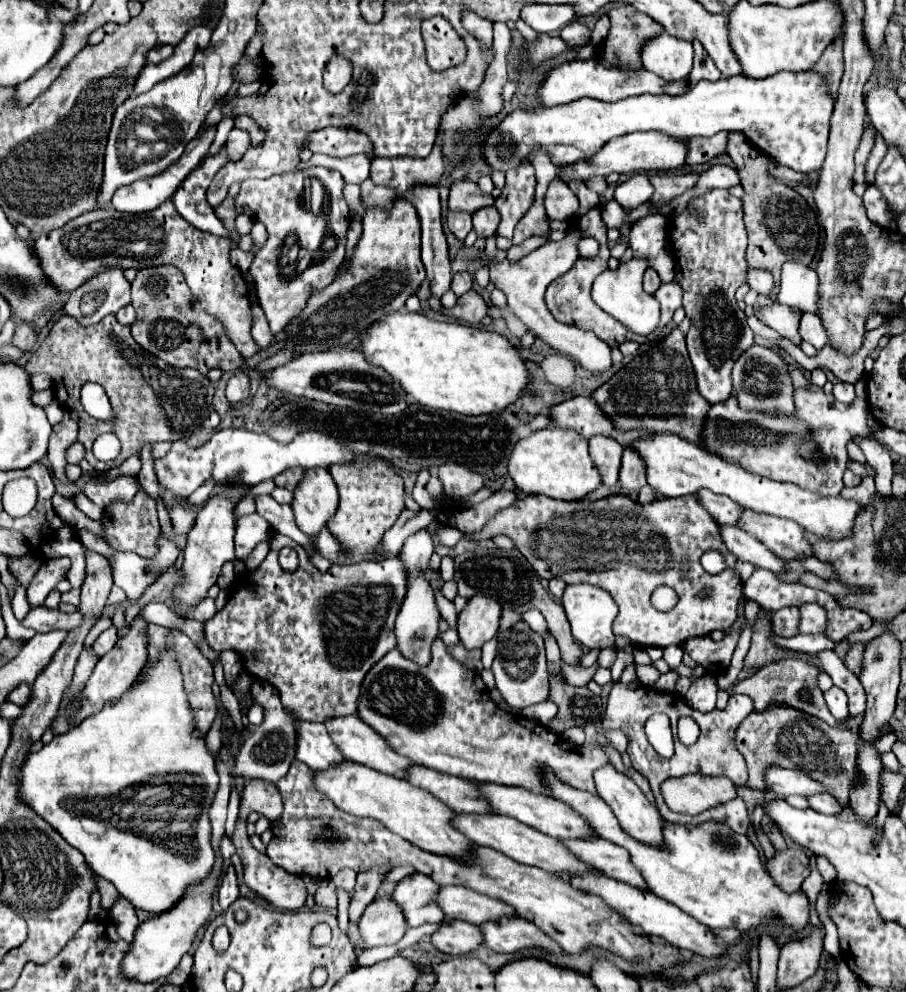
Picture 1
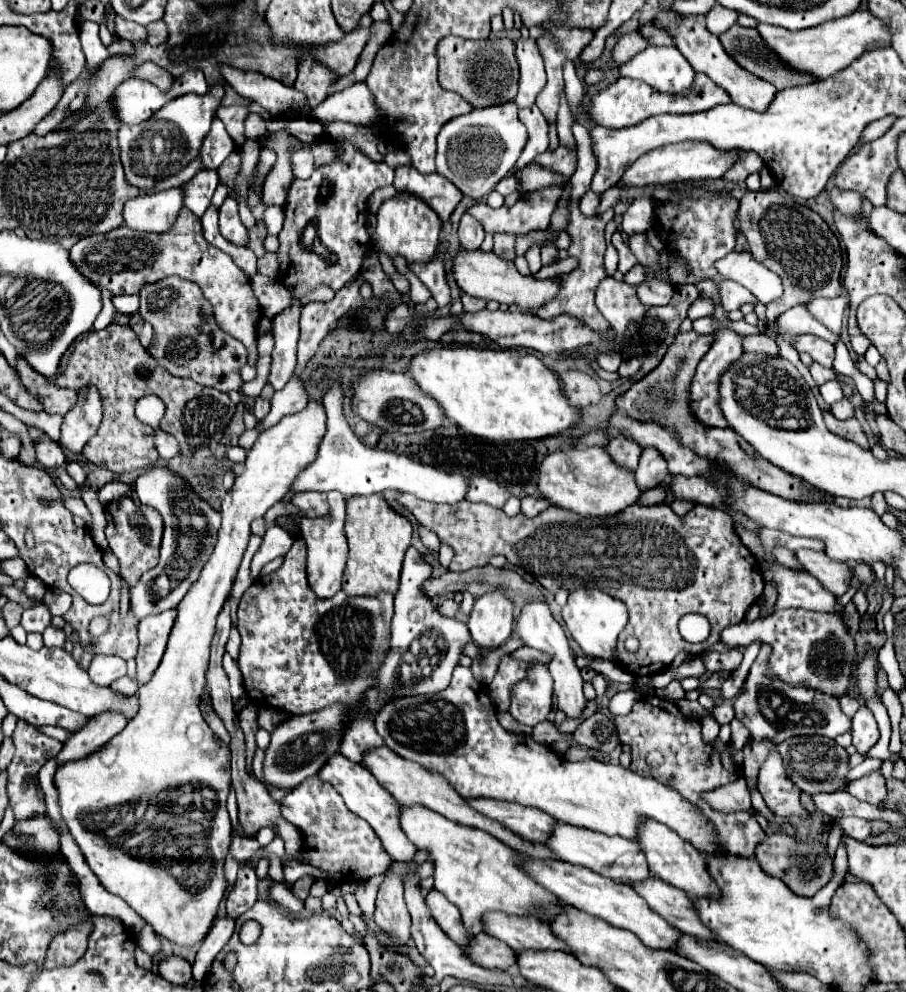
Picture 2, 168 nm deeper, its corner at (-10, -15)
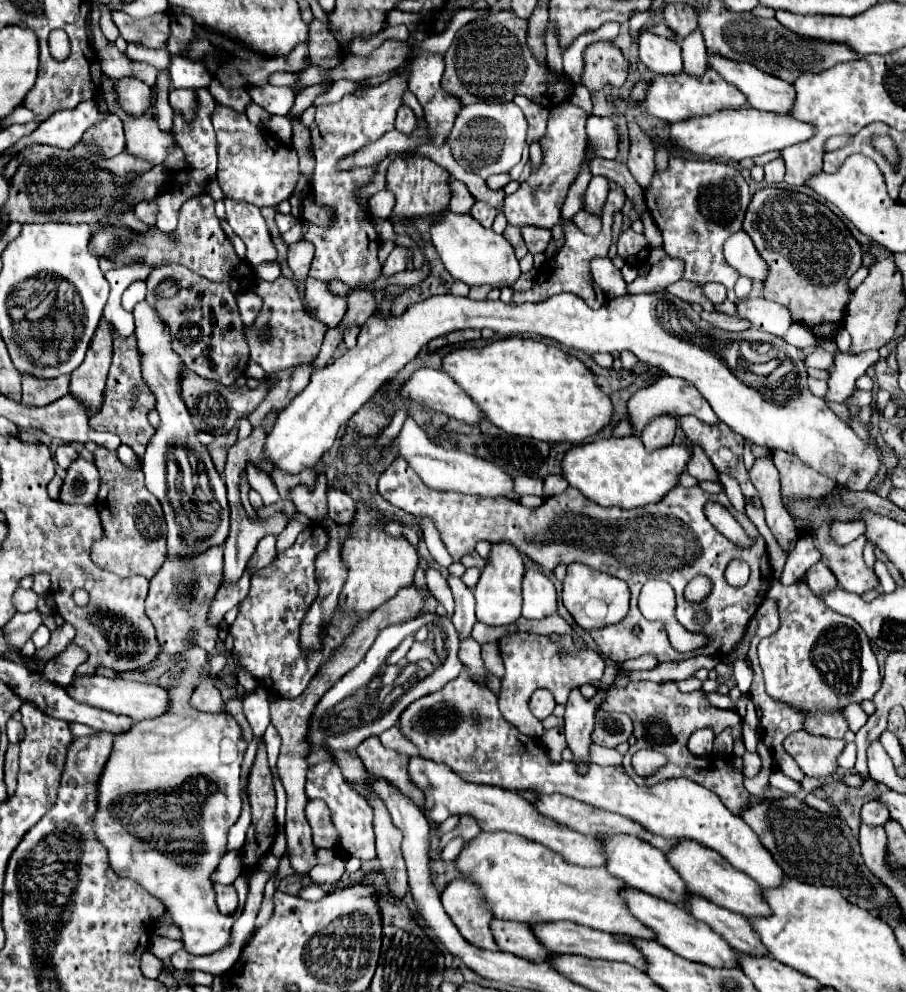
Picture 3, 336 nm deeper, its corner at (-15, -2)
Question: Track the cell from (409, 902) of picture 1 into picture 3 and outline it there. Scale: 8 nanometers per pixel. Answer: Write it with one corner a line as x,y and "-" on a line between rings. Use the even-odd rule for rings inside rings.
462,878
448,882
442,892
442,904
446,914
458,926
460,934
470,944
484,950
498,950
488,928
492,914
480,906
480,894
476,894
476,886
472,886
472,882

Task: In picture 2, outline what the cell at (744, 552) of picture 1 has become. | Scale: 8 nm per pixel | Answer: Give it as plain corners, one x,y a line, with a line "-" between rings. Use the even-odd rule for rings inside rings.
763,563
763,577
765,581
771,581
779,589
779,597
775,603
775,609
789,609
789,607
801,607
807,611
817,613
835,613
841,619
845,619
845,607
839,605
837,597
831,595
815,577
803,571
791,571
783,565
775,563

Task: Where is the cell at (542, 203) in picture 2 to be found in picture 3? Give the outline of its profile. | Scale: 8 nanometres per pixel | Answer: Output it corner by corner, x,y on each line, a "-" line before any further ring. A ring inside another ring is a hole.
568,104
562,110
550,112
546,136
540,140
542,150
544,150
544,164
536,172
532,172
530,178
522,182
514,194
504,198
502,210
504,210
508,224
514,224
514,226
530,224
530,226
540,226
540,228
552,228
560,224
560,208
564,204
568,186
576,180
580,162
586,156
586,132
584,132
586,118
588,116
572,104

